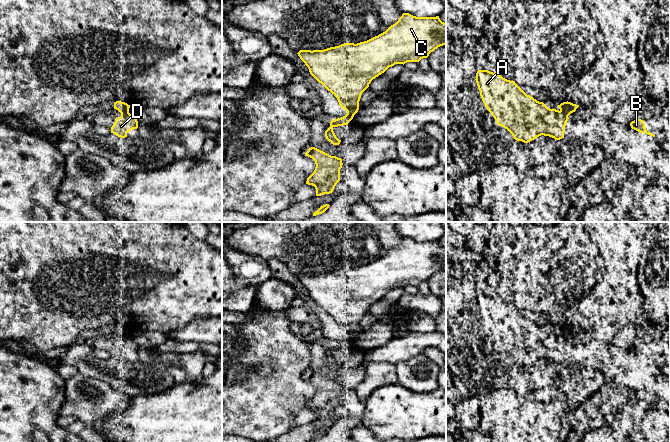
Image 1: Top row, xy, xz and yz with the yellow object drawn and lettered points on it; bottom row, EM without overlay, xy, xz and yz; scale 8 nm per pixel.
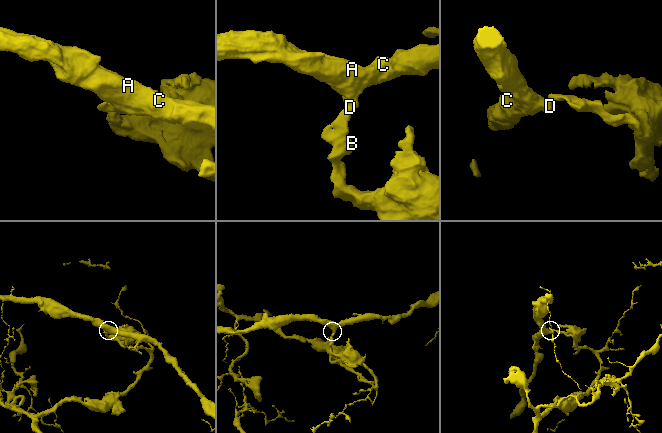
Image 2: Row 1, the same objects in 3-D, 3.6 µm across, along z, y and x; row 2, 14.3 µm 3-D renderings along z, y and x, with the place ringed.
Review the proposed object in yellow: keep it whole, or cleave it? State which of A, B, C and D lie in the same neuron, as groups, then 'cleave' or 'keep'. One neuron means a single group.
A C D / B | cleave

